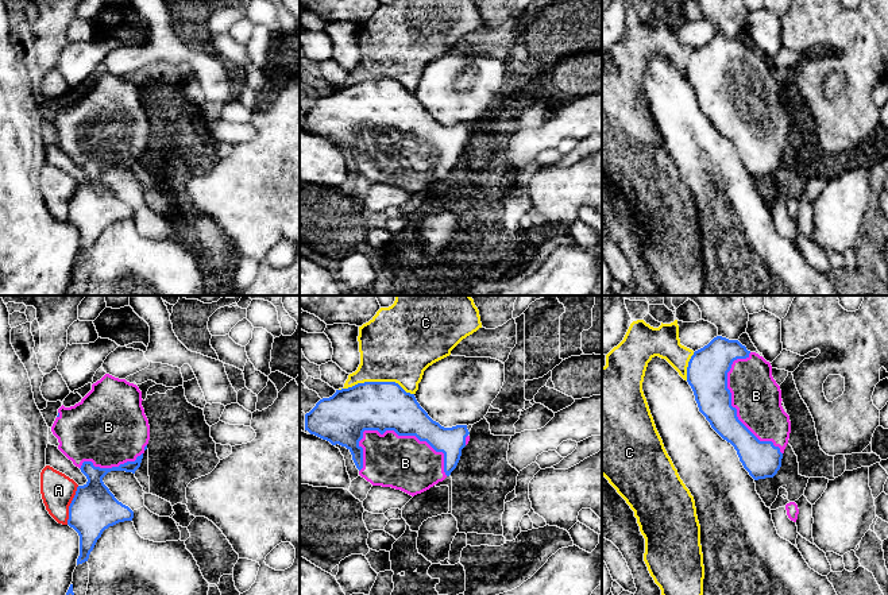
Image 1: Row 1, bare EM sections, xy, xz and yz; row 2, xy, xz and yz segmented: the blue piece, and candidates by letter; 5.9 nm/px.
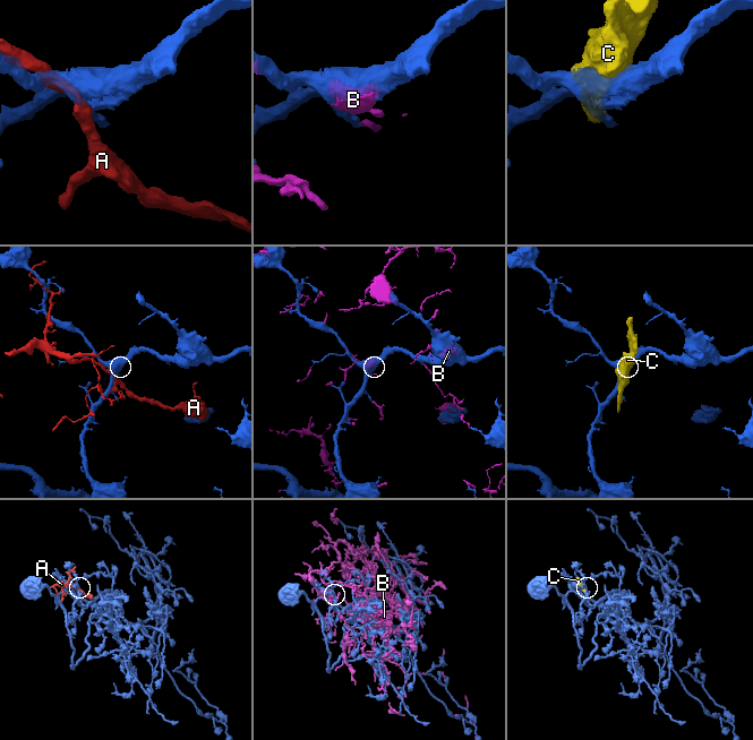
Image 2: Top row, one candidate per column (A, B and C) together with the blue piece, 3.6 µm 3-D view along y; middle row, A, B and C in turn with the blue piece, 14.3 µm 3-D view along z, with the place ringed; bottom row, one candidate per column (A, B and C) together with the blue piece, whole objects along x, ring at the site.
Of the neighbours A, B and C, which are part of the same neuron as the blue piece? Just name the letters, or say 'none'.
B

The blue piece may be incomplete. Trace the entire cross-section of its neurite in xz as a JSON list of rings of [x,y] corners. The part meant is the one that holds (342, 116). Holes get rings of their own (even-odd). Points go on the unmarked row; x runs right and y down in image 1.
[[[364,80],[336,88],[332,94],[320,97],[305,112],[305,128],[332,143],[345,144],[352,152],[359,173],[372,183],[391,185],[412,194],[429,188],[449,174],[460,158],[462,147],[470,139],[467,123],[441,124],[420,104],[414,92],[406,90],[395,80]]]

